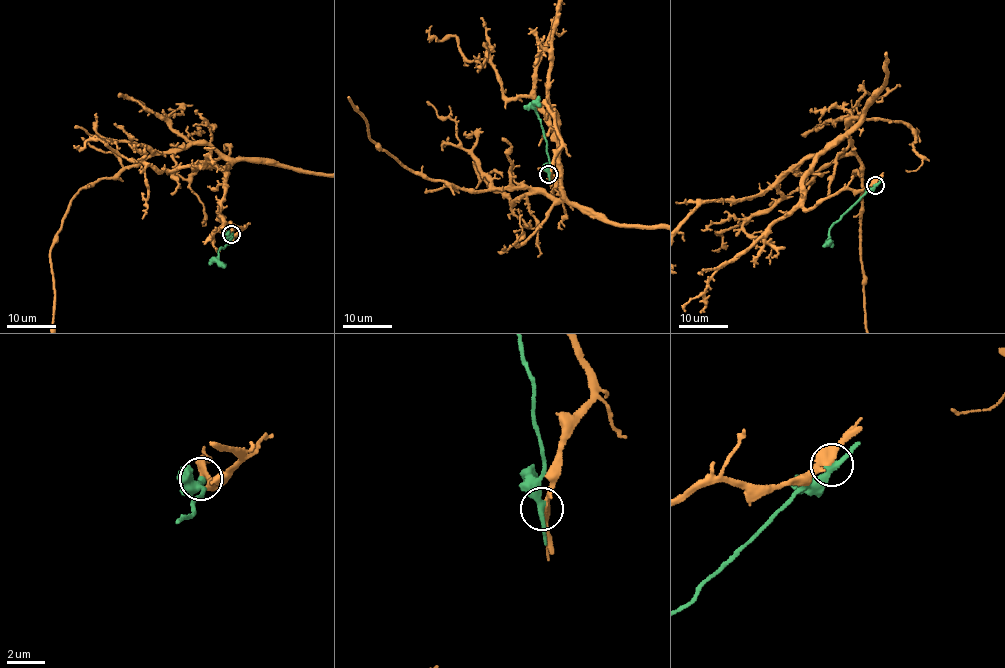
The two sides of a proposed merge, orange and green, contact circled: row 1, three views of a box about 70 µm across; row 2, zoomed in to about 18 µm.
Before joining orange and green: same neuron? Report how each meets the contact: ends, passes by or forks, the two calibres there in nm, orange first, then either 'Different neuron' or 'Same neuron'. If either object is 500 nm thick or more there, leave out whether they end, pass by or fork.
At the ring orange passes by. At the ring green passes by. Thickness 400 nm (orange) against 320 nm. Different neuron

